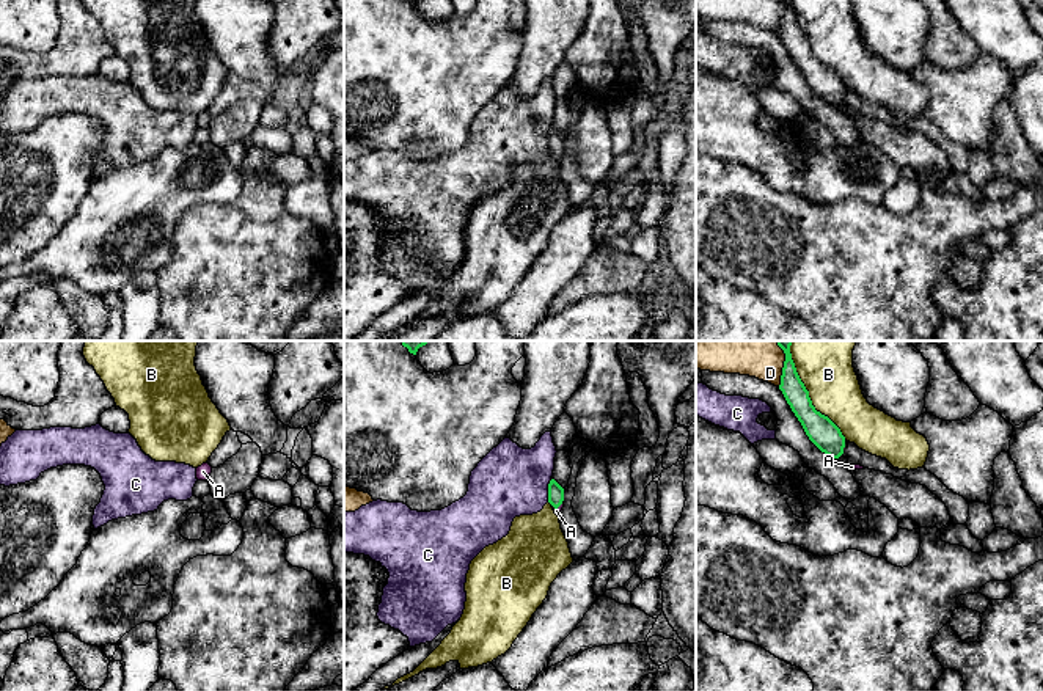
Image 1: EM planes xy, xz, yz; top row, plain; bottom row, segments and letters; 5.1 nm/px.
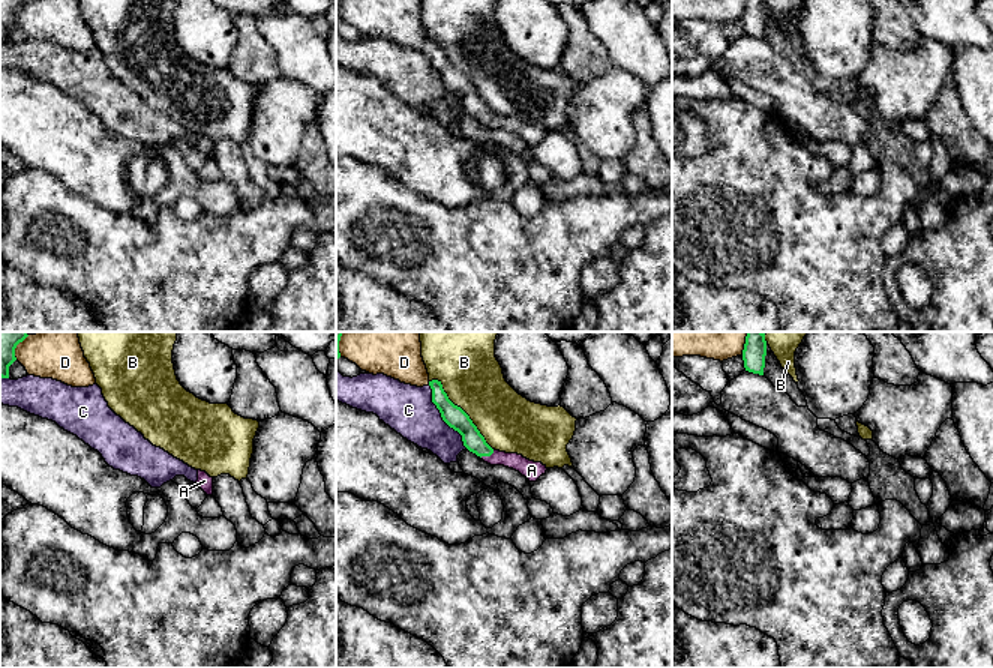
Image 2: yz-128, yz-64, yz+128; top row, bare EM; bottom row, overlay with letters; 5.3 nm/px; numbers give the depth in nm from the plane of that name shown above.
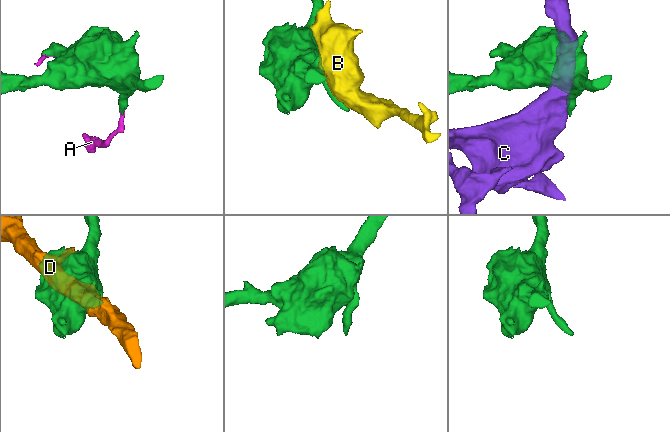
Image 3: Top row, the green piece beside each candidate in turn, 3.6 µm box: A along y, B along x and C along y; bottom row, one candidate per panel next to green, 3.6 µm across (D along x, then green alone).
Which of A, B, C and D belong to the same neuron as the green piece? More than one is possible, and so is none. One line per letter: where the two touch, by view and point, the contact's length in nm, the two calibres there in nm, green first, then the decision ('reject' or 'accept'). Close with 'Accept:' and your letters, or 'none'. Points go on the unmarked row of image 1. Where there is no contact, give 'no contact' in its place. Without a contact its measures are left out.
A: xz (558, 154) | 70 nm | 80/30 nm | accept
B: yz (809, 46) | 550 nm | 150/260 nm | reject
C: xz (548, 138) | 120 nm | 80/360 nm | reject
D: yz (783, 18) | 180 nm | 120/150 nm | reject
Accept: A

